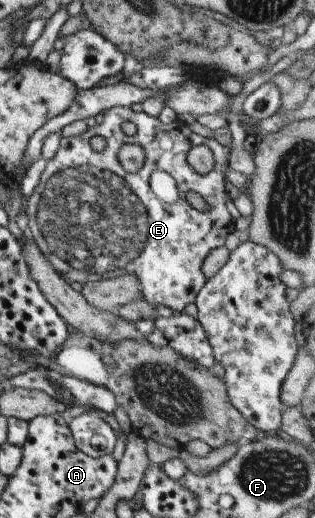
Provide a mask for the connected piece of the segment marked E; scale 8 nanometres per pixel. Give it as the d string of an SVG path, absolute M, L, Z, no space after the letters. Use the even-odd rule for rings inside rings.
M112 107L104 111L104 119L101 124L97 124L94 128L87 128L83 134L79 136L68 136L67 138L62 138L60 140L59 150L55 152L55 156L51 160L46 162L46 168L41 174L40 184L37 184L37 189L25 200L24 209L25 214L27 214L28 229L27 233L33 238L33 242L37 244L37 248L41 250L41 254L45 256L45 260L55 268L57 274L61 274L61 278L67 281L68 284L89 284L90 281L97 281L99 278L114 276L115 274L120 274L125 276L133 275L137 278L137 284L141 284L141 296L143 296L145 301L150 304L163 305L171 308L173 312L177 315L184 313L185 307L190 302L195 302L199 292L203 289L203 286L207 283L207 278L205 278L201 266L203 266L203 260L207 258L211 250L225 246L227 236L233 231L234 219L231 214L227 211L227 200L229 199L229 194L226 192L224 174L229 167L229 148L227 146L222 146L214 140L212 137L203 137L197 135L186 125L182 120L175 119L169 124L163 124L159 118L154 118L153 116L148 116L145 112L134 112L131 108L127 107ZM125 122L133 122L137 127L137 132L133 136L127 136L122 130L121 125ZM93 136L103 136L105 138L105 148L101 152L95 152L91 148L89 141ZM123 144L135 144L141 146L145 150L145 164L138 173L127 173L123 170L123 166L119 163L117 158L117 152ZM199 145L207 146L214 156L214 168L205 176L197 174L191 166L187 163L187 154L189 151ZM161 170L166 171L173 180L175 180L178 189L178 198L176 202L168 204L160 200L151 190L149 185L150 176L153 172ZM189 192L195 192L199 194L207 204L207 210L197 210L192 207L189 202L187 202L186 196Z

